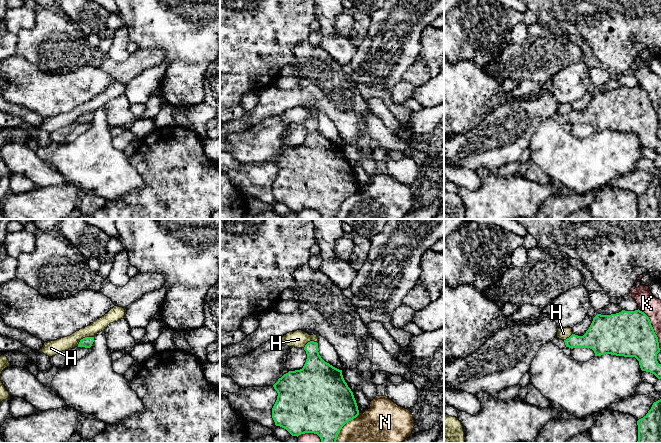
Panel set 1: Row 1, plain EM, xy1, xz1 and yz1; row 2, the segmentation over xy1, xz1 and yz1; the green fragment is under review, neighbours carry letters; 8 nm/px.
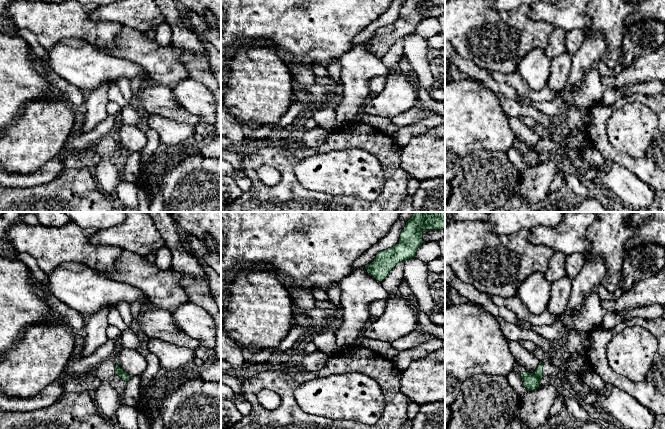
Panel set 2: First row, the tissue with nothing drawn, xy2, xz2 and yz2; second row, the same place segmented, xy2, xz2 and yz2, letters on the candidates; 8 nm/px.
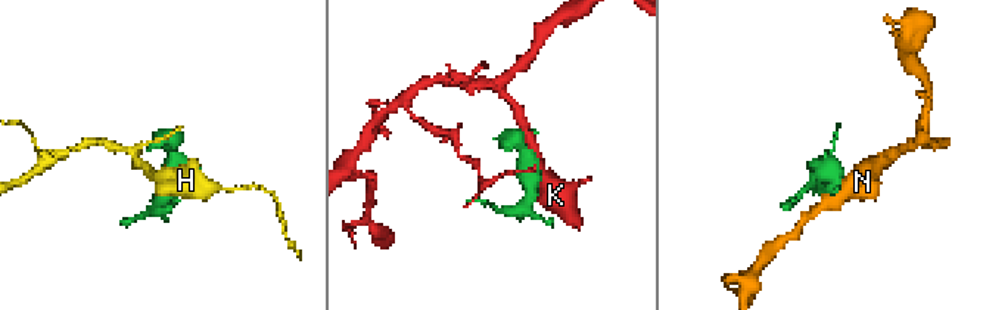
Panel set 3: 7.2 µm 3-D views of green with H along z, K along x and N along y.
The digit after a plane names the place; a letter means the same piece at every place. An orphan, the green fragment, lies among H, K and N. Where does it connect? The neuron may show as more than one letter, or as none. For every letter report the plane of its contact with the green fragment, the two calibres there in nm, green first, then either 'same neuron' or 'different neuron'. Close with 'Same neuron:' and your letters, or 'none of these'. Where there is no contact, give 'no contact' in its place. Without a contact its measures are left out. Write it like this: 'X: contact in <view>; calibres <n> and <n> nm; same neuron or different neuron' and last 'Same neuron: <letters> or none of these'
H: contact in xy1; calibres 90 and 110 nm; different neuron
K: contact in yz1; calibres 360 and 160 nm; different neuron
N: contact in xz1; calibres 500 and 460 nm; different neuron
Same neuron: none of these

